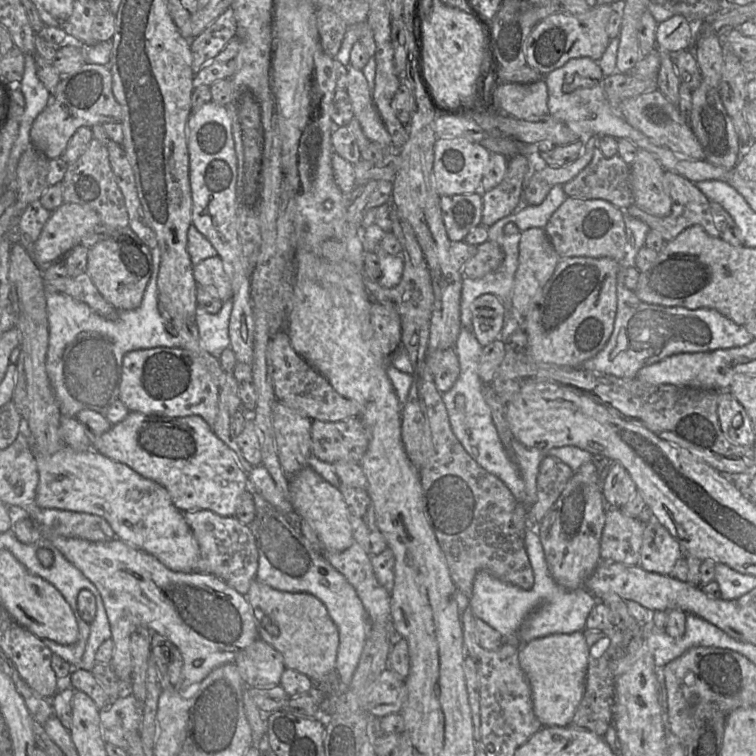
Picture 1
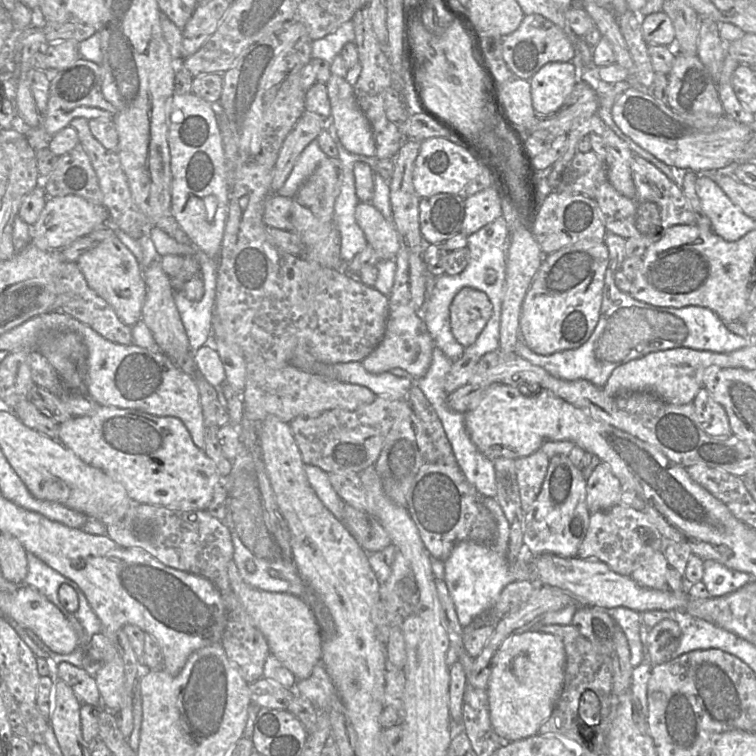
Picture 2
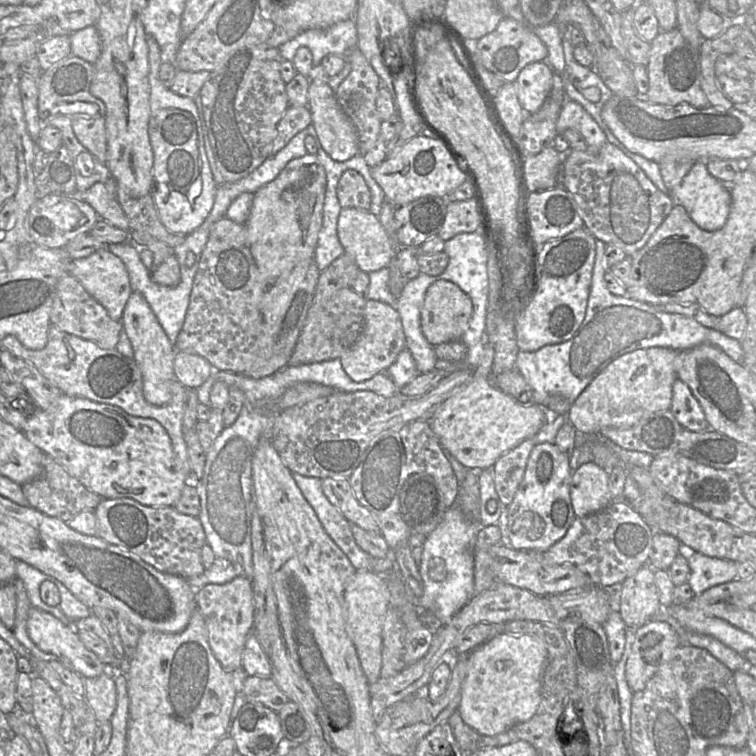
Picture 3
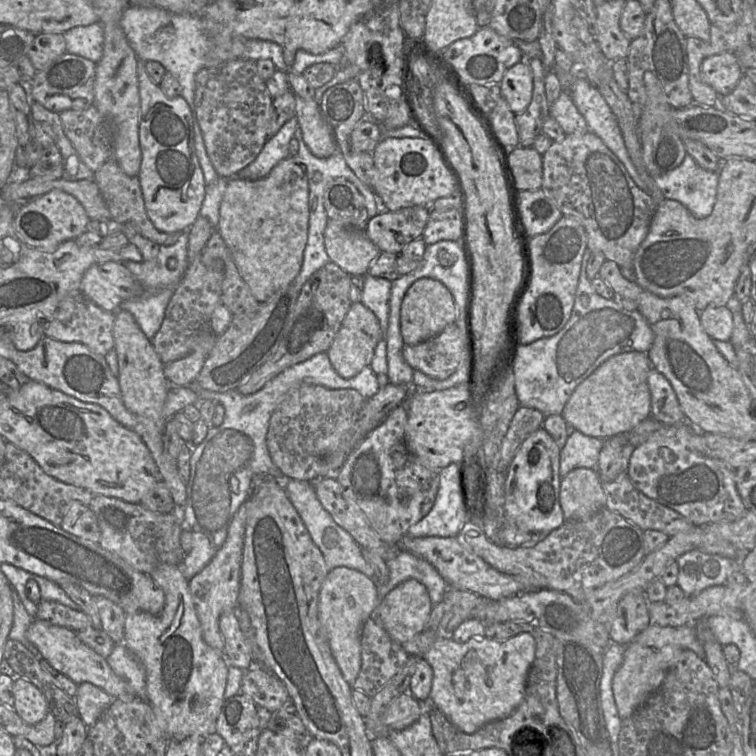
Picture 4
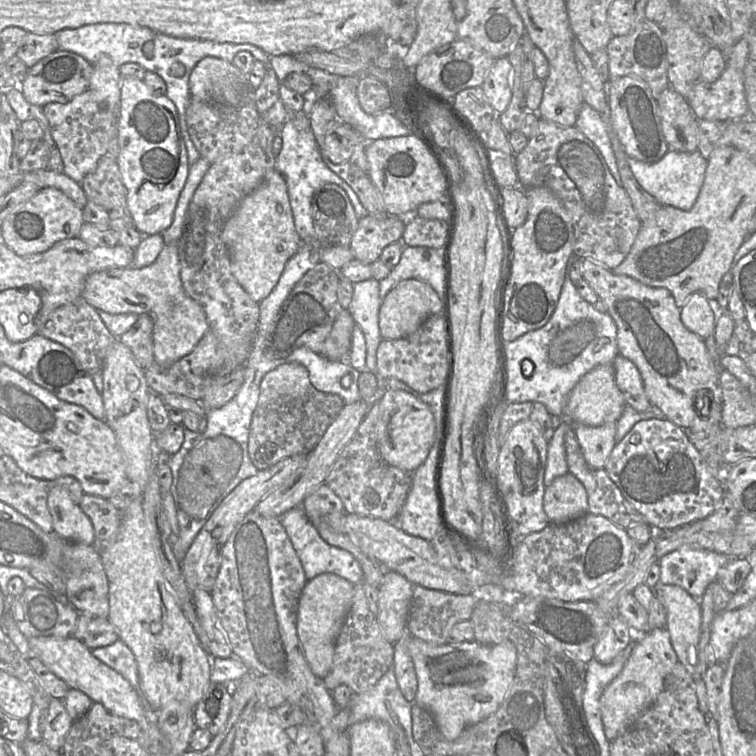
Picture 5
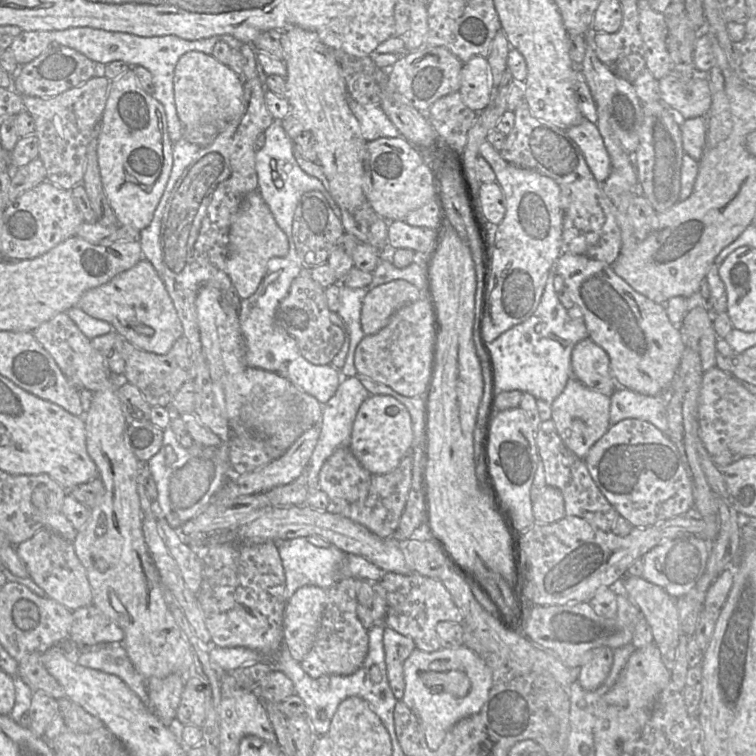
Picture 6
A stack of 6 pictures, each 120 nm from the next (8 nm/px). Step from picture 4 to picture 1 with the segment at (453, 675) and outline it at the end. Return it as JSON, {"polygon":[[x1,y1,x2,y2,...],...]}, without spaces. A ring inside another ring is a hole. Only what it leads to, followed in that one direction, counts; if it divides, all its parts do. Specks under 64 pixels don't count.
{"polygon":[[583,631,551,634,520,645,519,664,531,687,533,711,543,727,571,725,585,691,588,656]]}

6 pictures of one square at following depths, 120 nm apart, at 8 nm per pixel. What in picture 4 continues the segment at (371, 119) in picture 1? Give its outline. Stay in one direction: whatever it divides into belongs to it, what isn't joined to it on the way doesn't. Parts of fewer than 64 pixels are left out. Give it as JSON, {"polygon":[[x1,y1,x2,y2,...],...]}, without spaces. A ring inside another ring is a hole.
{"polygon":[[296,97,295,118,303,142,315,156,328,158,339,150,333,131,323,119,318,103,313,97]]}

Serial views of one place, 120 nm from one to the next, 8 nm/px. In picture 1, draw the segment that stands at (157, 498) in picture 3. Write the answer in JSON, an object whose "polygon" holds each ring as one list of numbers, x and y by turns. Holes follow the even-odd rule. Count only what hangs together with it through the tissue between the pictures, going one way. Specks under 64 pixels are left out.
{"polygon":[[129,412,126,418,100,436,93,436,92,450,122,463,142,477,163,486,173,505,182,512,209,510,221,516,235,517,246,495,253,495,248,472,242,469,236,453,220,440,200,416,166,418]]}

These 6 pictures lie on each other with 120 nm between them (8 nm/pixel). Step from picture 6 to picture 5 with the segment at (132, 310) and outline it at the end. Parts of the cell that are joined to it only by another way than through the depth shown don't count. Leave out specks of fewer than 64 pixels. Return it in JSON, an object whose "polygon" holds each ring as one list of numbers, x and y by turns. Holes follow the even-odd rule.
{"polygon":[[165,245,157,259,143,268,116,268,91,273,81,297,92,307,111,314,147,314,153,321,154,361,167,368,189,354,209,330,206,314,183,289,176,245]]}

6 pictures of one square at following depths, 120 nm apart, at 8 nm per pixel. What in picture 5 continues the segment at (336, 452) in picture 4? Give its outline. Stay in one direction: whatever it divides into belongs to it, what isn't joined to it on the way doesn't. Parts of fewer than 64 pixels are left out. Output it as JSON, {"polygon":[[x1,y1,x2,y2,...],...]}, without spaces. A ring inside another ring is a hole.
{"polygon":[[298,363,282,364,269,371,261,381,259,401,249,430,248,453,252,463,263,470,289,456,309,455,345,405,348,404,339,395,317,390,311,384,306,368]]}

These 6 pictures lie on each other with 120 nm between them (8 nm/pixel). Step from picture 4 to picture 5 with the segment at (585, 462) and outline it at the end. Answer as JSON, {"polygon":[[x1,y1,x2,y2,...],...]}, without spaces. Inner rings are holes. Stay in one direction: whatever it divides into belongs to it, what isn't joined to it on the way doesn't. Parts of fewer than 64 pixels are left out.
{"polygon":[[565,420,565,423,555,430,552,439,548,441,547,463,544,474,546,487,550,486,556,478,567,474,569,471,565,447,566,434,564,435,563,429,567,429,566,434,568,432,574,433,571,423]]}

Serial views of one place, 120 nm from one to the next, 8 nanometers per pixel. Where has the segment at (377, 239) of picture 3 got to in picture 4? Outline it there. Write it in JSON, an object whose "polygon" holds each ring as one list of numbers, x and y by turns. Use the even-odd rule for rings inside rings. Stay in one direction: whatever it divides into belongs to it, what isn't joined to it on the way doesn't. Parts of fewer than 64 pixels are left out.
{"polygon":[[328,220,324,233,325,250,331,262,348,275,367,274,369,266,381,254,364,229,354,229]]}

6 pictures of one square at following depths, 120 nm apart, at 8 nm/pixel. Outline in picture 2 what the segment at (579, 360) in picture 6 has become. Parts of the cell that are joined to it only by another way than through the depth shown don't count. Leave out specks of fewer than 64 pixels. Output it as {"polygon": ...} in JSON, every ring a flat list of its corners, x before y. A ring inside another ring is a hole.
{"polygon":[[701,389,693,399,701,428,710,436,729,436,732,431,725,409,712,399,706,389]]}

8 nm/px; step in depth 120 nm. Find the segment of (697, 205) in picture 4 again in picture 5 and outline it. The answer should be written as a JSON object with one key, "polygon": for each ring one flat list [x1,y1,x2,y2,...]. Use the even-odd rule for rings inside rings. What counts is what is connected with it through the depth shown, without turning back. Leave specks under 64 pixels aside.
{"polygon":[[669,151,656,163,644,163,631,157,627,159,638,184,661,205,670,205,681,210,690,210,695,204,704,182,708,159,698,151]]}

